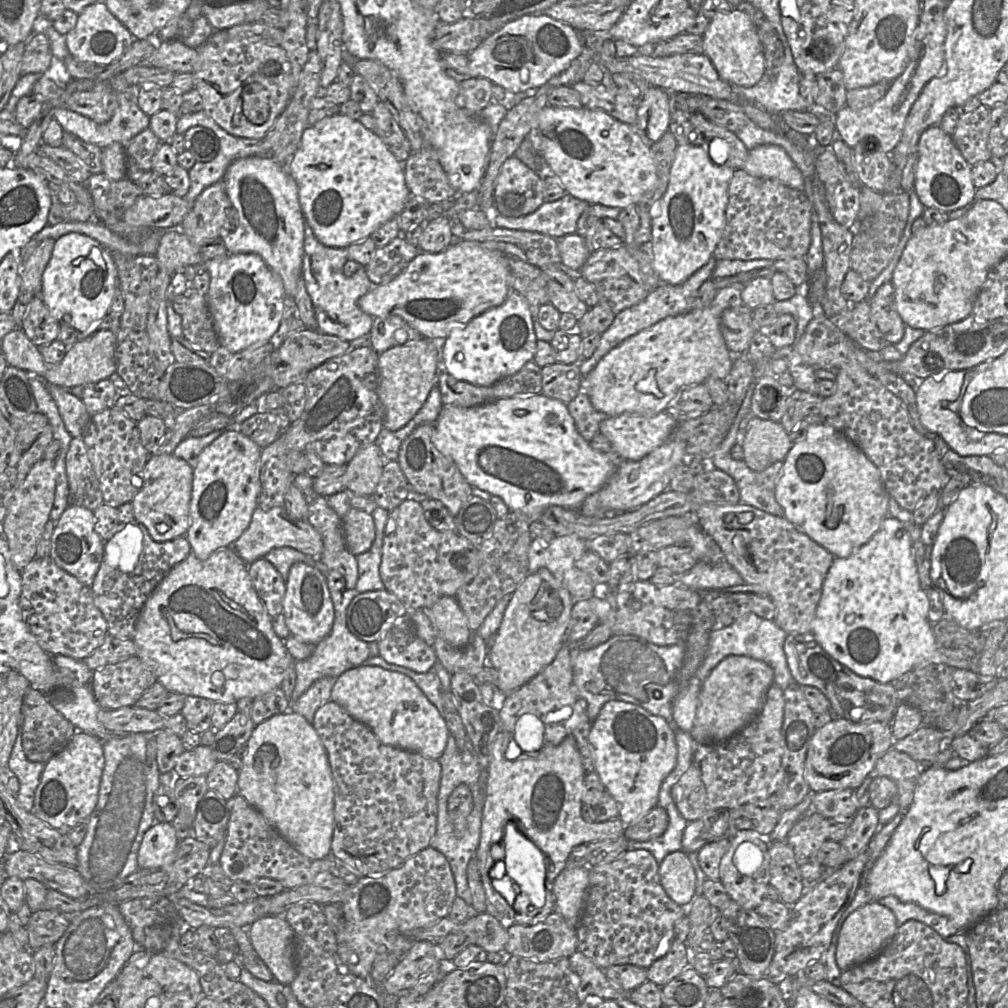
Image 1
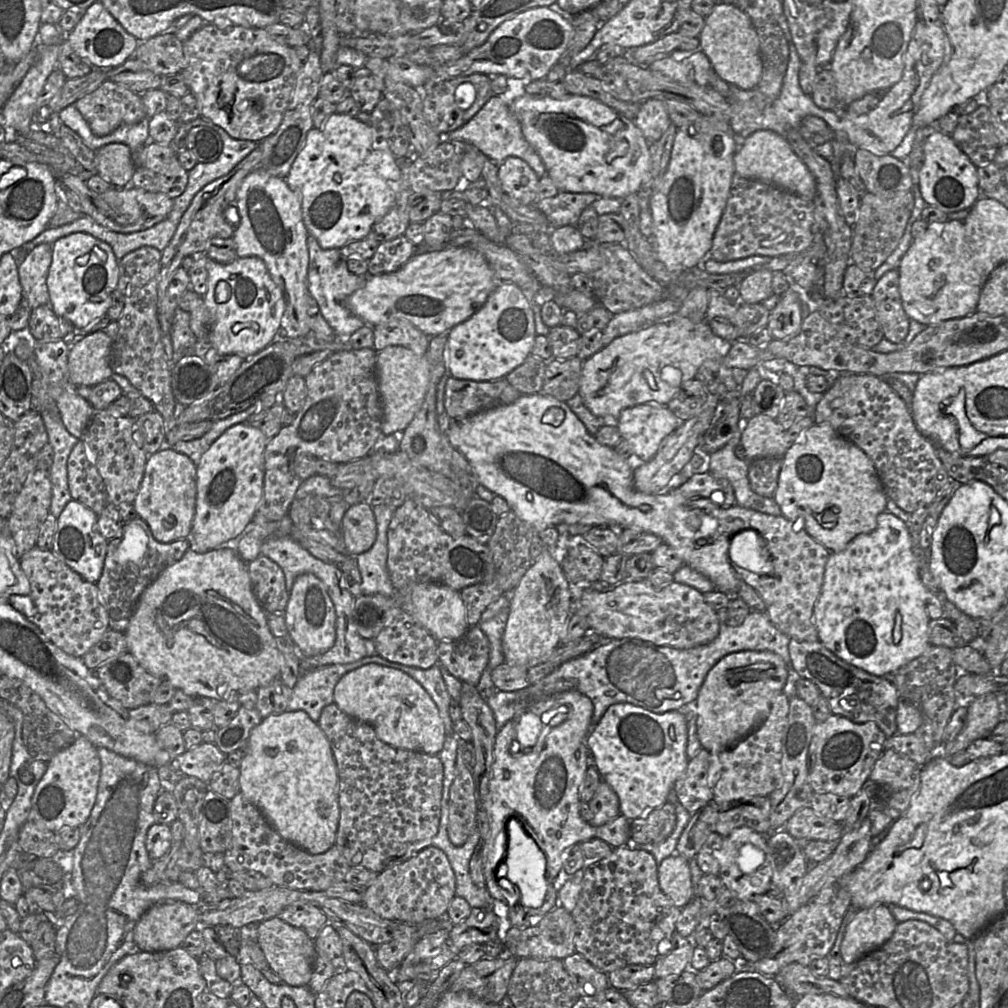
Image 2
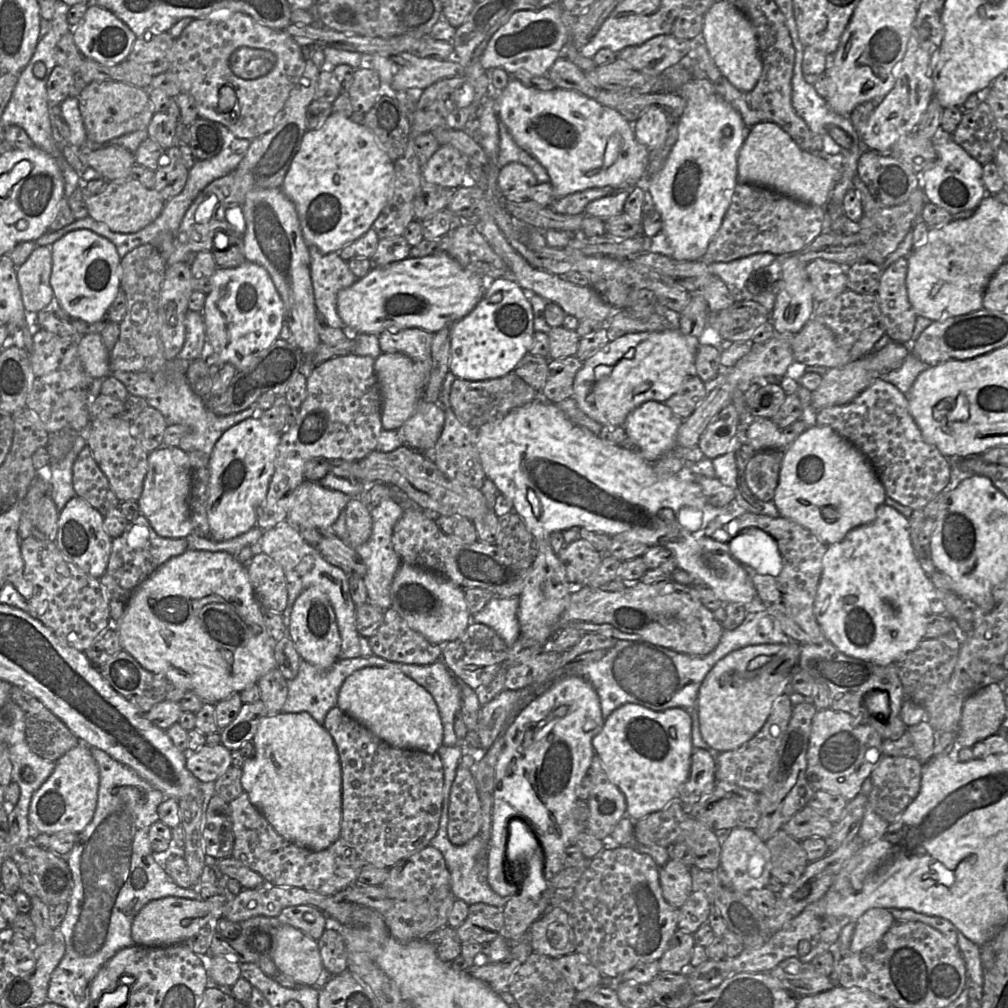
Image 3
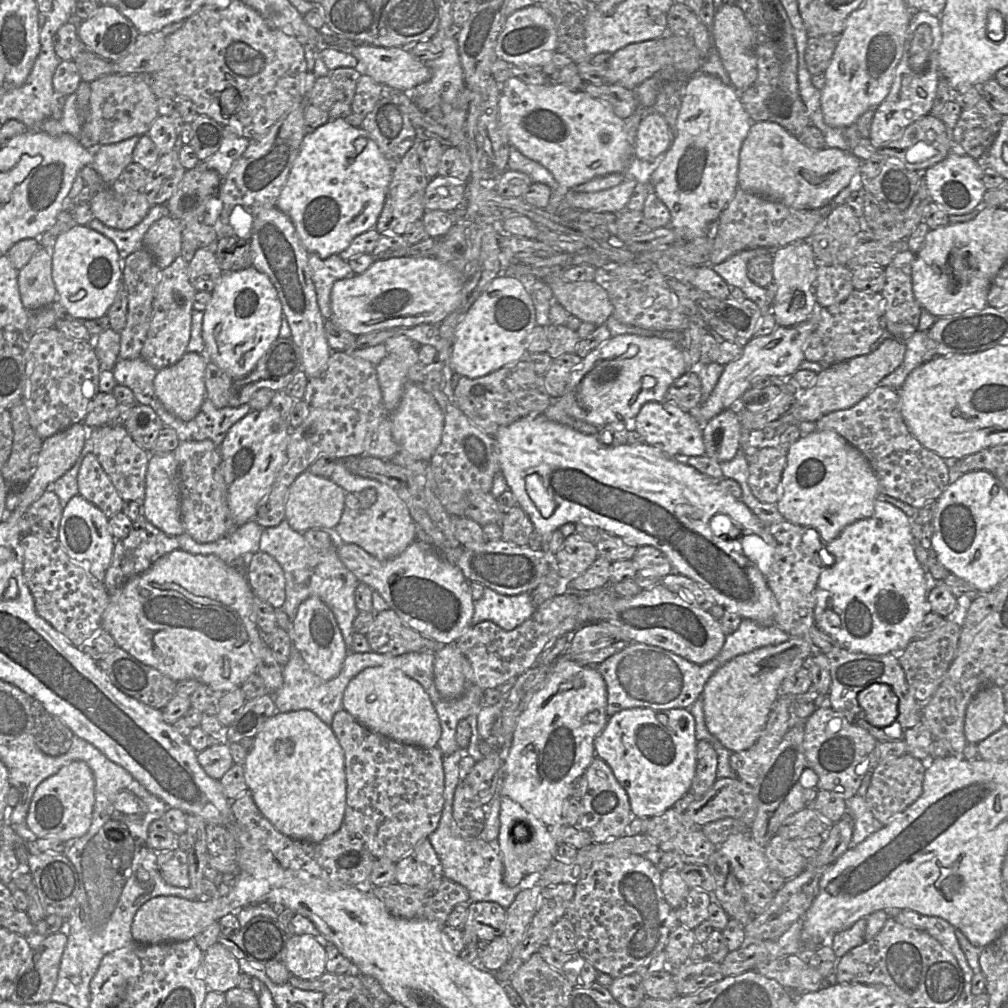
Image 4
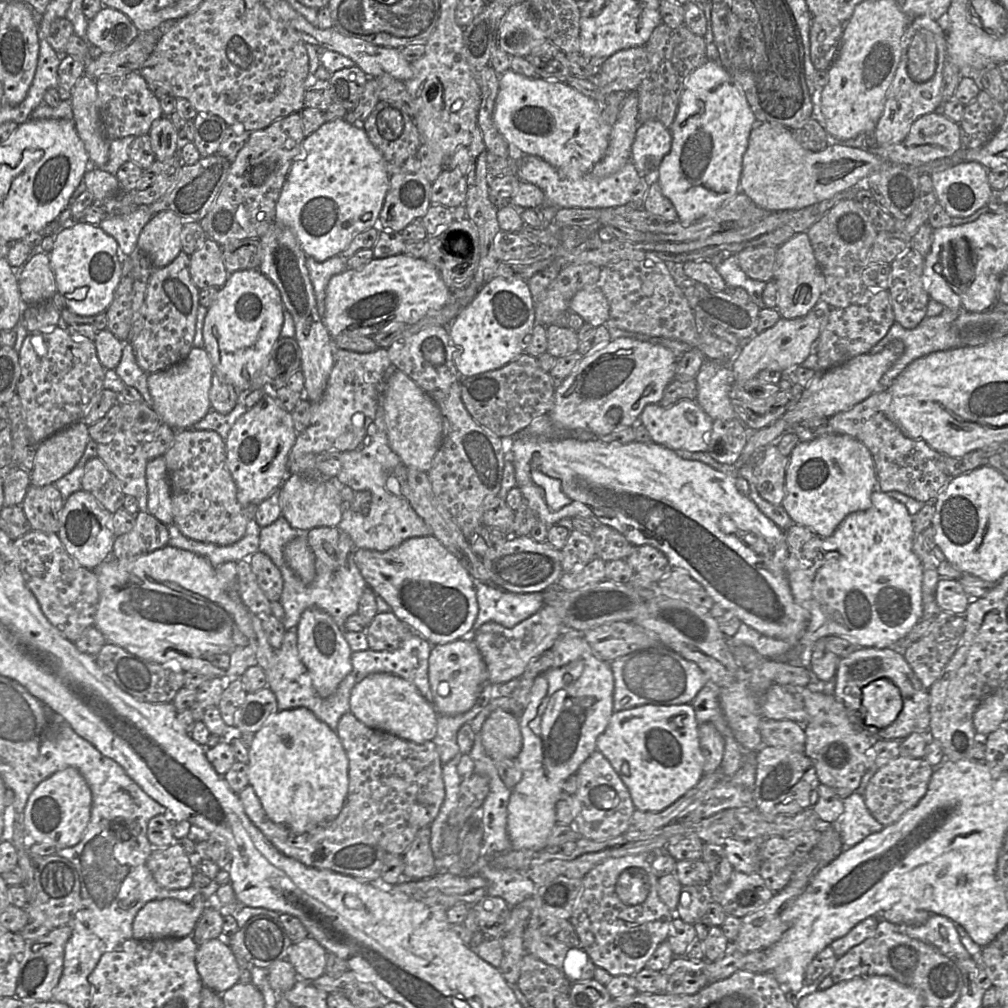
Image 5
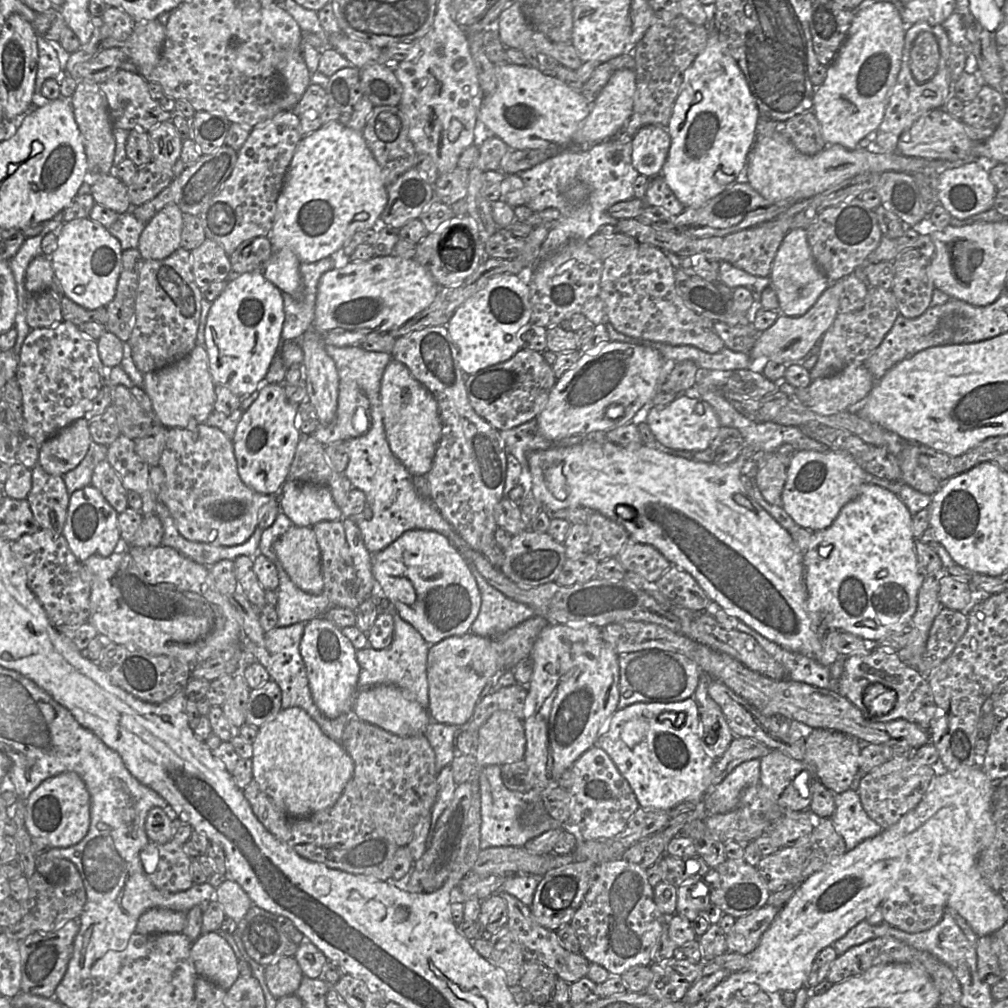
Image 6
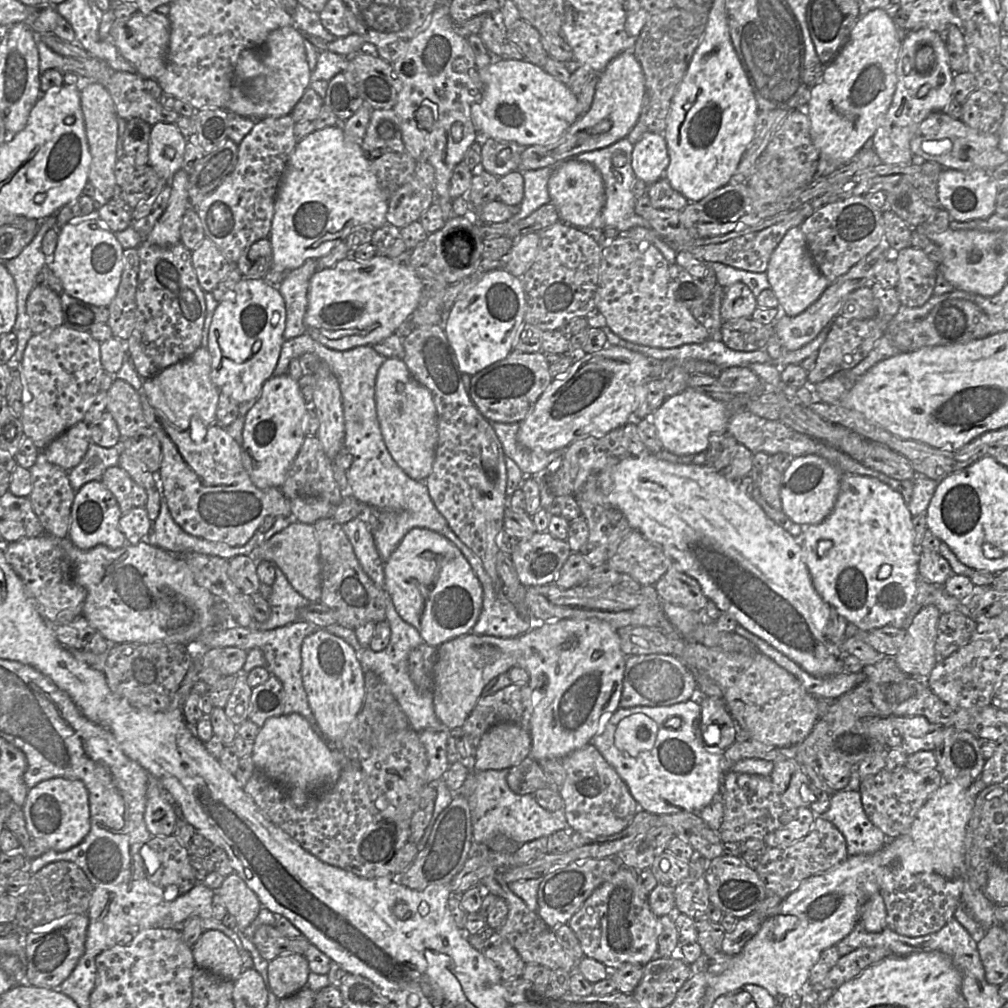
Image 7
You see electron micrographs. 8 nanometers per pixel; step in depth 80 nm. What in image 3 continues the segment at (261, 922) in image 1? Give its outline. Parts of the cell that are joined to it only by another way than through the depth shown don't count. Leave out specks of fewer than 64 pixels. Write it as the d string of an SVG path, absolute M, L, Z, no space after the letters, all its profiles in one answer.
M281 924L272 961L277 969L293 978L299 986L323 987L328 981L318 942L303 931Z

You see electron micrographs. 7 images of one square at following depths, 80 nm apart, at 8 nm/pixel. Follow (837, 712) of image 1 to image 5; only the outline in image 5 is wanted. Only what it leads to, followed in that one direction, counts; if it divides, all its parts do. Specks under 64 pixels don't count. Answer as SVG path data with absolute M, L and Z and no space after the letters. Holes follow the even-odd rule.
M859 647L847 656L841 657L835 674L833 695L844 704L850 712L850 722L864 731L870 732L884 740L902 741L913 732L927 732L930 724L930 697L926 689L917 678L903 653L892 648ZM880 678L888 679L895 684L902 697L902 708L897 718L887 727L878 729L864 723L860 716L861 690L870 682Z

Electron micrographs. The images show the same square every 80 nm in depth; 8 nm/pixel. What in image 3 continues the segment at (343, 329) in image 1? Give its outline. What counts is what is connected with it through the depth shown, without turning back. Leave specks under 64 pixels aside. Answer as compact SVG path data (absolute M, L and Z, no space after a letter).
M309 245L309 257L316 309L330 326L345 329L337 312L337 294L358 278L338 252L323 254L316 246Z

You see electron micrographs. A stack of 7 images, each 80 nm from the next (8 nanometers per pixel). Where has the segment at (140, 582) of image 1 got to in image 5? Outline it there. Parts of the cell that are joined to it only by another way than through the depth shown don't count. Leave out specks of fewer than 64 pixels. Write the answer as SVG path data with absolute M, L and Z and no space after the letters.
M140 511L133 529L125 535L116 537L113 545L113 558L118 560L136 559L161 549L168 543L167 525L149 512Z

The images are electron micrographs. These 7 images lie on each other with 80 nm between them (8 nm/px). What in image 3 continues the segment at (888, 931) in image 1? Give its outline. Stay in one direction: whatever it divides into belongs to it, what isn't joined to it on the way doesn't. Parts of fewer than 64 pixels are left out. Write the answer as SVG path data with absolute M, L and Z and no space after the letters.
M869 909L856 920L850 952L860 952L878 942L894 922L895 919L888 909Z

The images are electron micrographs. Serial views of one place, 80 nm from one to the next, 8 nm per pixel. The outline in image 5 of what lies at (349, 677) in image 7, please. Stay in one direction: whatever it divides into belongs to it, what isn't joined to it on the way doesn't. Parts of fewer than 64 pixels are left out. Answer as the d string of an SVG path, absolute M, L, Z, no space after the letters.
M306 609L301 615L296 631L299 655L311 676L312 684L320 697L327 698L351 672L353 652L332 617L320 609Z

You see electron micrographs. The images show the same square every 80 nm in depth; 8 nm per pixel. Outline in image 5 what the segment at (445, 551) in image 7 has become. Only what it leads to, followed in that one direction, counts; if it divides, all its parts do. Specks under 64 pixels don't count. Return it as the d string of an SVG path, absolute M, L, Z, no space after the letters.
M434 535L409 538L384 552L357 549L354 561L367 587L390 606L401 622L432 645L471 634L478 614L475 581Z

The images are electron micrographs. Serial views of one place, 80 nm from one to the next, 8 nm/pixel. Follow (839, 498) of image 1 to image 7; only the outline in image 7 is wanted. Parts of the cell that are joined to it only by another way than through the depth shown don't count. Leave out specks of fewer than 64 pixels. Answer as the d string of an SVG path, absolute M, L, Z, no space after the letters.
M817 455L793 458L782 479L782 511L793 522L804 527L821 523L834 509L841 478L840 471L825 458Z

